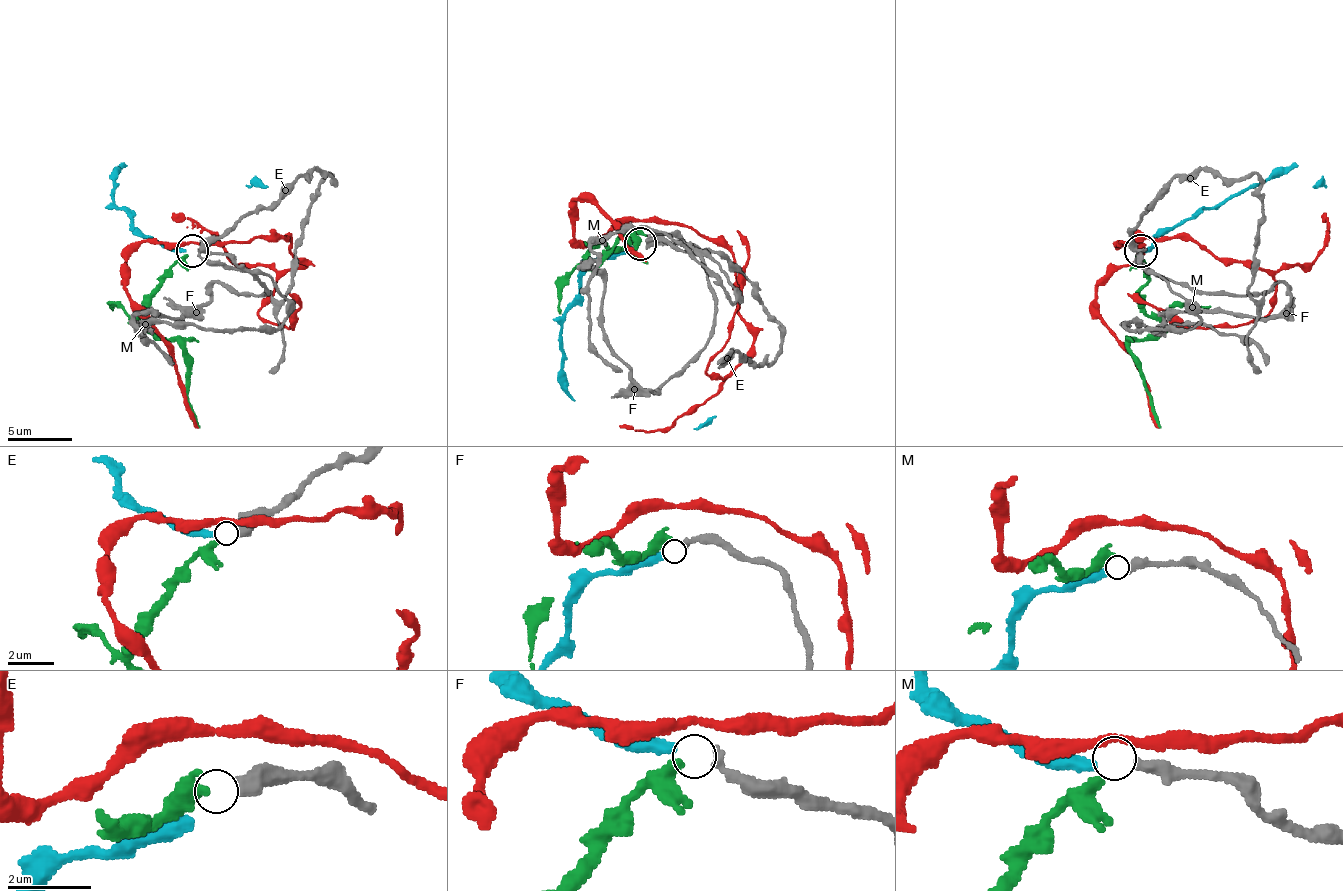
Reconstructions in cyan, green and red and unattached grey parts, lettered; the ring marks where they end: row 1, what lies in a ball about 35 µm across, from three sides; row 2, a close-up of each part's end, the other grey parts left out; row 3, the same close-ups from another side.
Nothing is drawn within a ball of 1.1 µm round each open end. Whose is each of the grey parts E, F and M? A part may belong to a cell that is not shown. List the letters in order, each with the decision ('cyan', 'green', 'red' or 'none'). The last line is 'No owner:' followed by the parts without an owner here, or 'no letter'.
E: green
F: cyan
M: none
No owner: M

